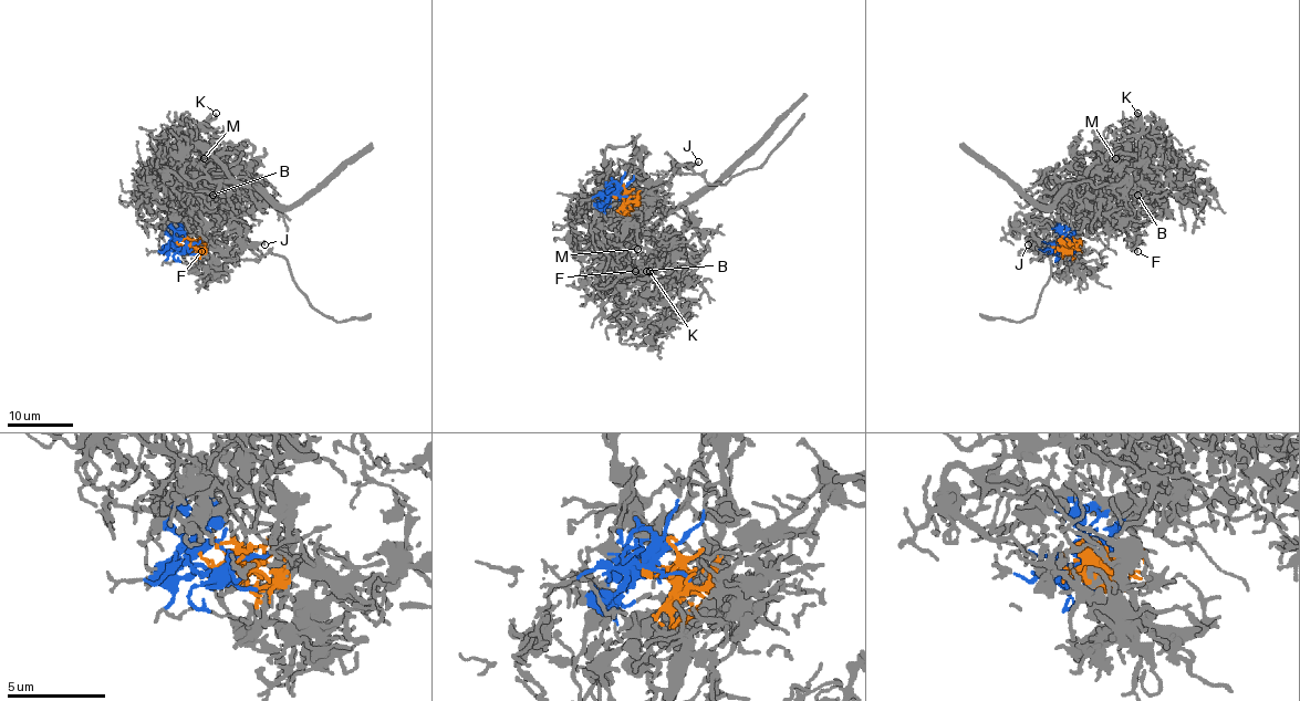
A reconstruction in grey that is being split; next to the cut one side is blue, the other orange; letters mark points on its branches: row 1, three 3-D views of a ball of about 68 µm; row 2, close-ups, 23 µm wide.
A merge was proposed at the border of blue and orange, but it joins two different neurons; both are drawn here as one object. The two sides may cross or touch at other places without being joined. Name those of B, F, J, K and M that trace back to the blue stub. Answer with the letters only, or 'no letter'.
B, F, K, M

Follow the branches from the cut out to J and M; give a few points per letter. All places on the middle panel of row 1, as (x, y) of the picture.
J: (615, 195), (626, 197), (643, 207), (656, 187), (685, 164), (698, 160)
M: (615, 195), (609, 194), (630, 163), (640, 173), (635, 177), (647, 184), (663, 218), (641, 234), (638, 249)

